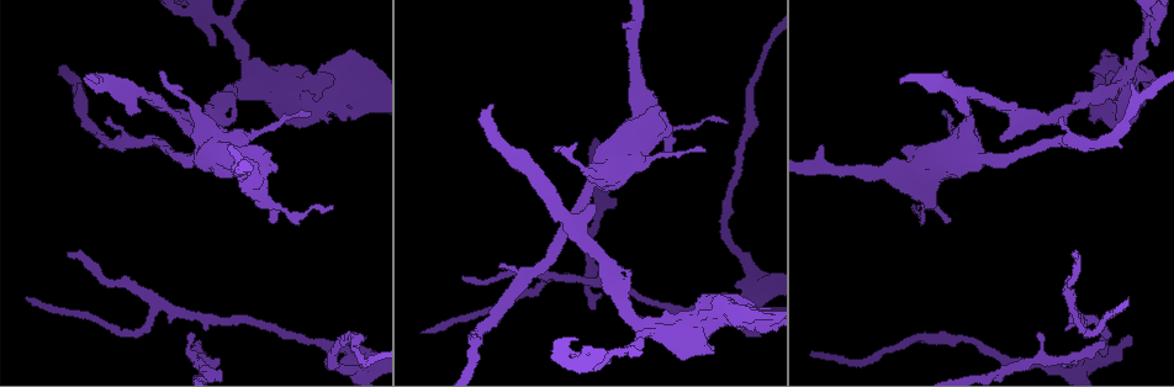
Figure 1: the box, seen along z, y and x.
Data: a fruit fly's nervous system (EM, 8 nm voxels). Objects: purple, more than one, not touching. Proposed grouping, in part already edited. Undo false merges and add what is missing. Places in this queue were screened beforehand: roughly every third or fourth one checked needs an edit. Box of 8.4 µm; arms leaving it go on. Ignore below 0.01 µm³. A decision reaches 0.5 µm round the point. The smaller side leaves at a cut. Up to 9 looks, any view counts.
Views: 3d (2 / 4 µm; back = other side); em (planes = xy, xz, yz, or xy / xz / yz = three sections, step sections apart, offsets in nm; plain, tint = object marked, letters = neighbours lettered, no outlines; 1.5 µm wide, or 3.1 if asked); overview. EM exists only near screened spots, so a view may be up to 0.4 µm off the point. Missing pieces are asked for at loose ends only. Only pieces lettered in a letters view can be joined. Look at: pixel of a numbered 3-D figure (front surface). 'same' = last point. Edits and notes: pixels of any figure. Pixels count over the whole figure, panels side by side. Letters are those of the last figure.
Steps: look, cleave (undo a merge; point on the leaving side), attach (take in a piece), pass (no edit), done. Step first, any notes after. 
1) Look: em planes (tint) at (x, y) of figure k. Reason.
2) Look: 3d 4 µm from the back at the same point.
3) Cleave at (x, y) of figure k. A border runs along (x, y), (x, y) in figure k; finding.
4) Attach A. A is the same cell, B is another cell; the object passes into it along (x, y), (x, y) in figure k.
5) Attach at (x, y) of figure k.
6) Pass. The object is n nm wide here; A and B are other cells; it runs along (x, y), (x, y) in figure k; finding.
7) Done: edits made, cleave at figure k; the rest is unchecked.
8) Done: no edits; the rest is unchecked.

Look: em planes (tint) at (615, 352) of figure 1. Sharp bend.

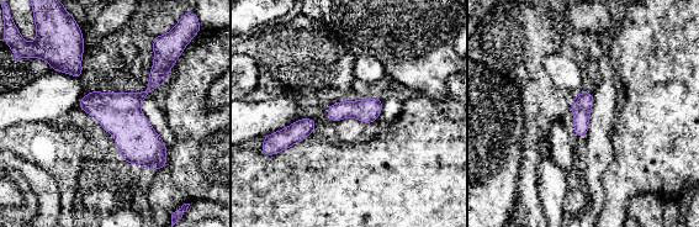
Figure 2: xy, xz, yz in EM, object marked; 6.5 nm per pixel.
Look: em planes (letters) at the same point. See the neighbours.

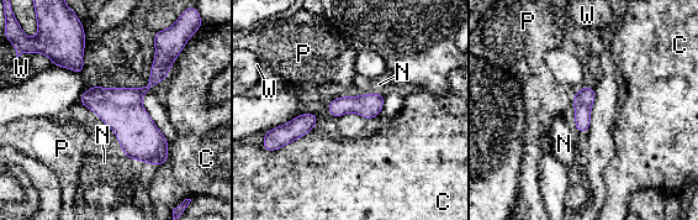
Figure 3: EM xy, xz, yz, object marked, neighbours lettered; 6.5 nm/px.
Pass. C, N, P and W are other cells; it runs along (162, 53), (136, 99), (156, 162) in figure 3; all the same neuron.

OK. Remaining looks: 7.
Look: em planes (letters) at (194, 344) of figure 1. Thin end.

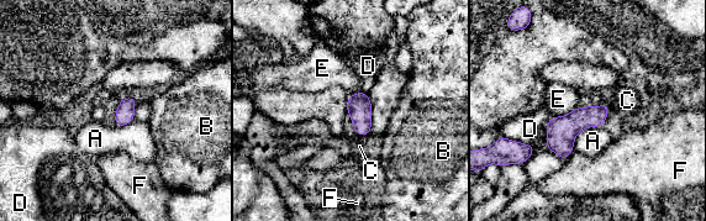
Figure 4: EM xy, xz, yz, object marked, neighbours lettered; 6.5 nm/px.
Attach at (359, 146) of figure 4. The object is 130 nm wide here; C is the same cell, A, B, D, E and F are other cells; the object passes into it along (359, 108), (363, 135), (359, 146) in figure 4; the neuron continues.

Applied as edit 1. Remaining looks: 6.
Look: overview.

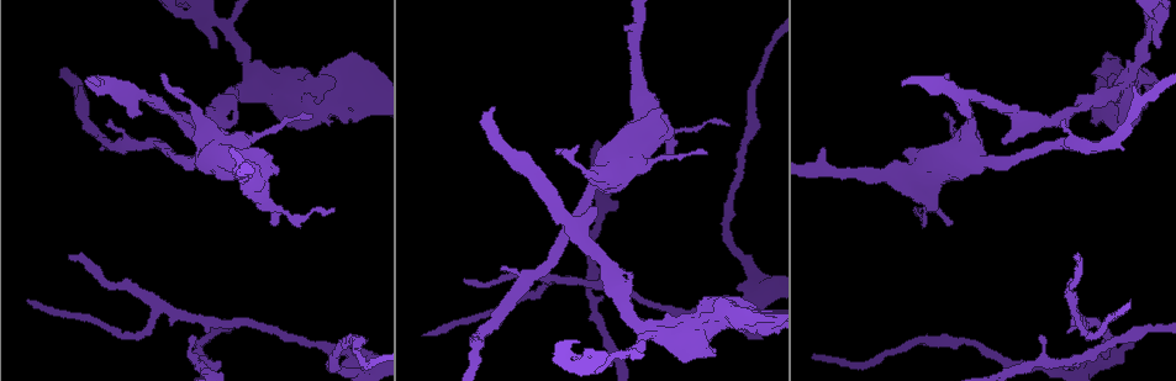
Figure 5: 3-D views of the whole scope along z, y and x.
Look: em xy step 4 (letters) at (1100, 357) of figure 5. A fork.

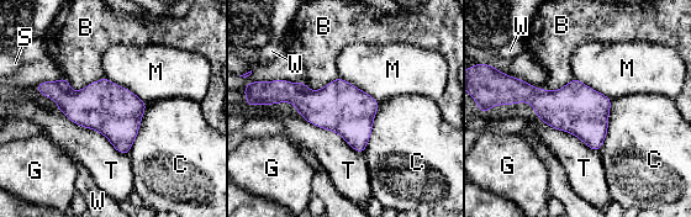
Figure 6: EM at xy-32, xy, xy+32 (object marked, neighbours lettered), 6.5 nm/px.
Look: em planes (letters) at the same point.

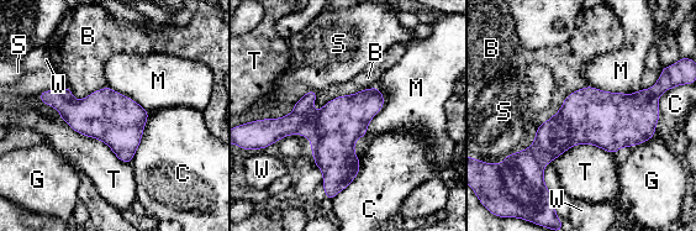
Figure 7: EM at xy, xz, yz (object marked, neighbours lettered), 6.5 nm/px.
Cleave at (66, 93) of figure 7. B, C, G, M, S, T and W are other cells; a border runs along (58, 92), (64, 100), (73, 99) in figure 7; two neurons meet here.

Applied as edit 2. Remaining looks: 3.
Look: overview. See it whole again.

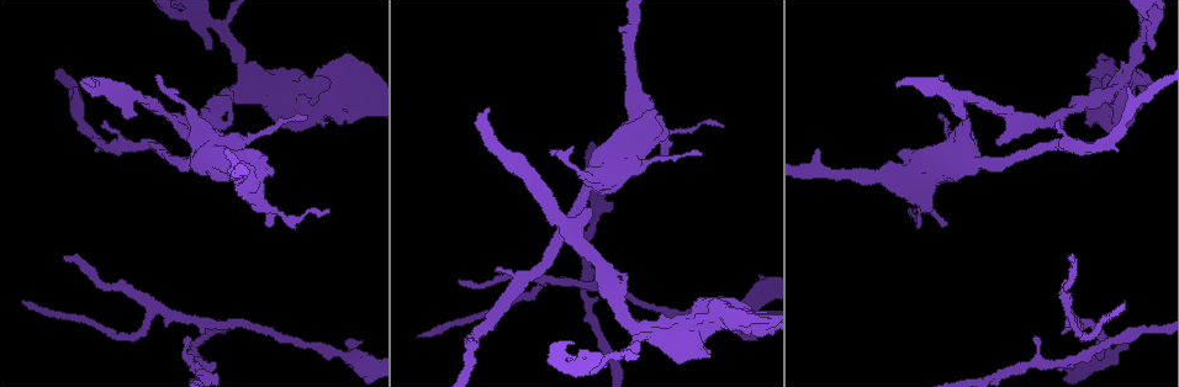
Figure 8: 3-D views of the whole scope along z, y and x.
Look: em planes (letters) at (1124, 302) of figure 8. End of a long branch.

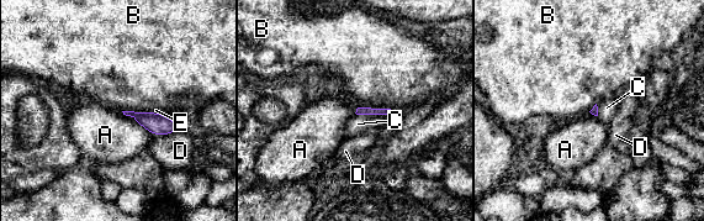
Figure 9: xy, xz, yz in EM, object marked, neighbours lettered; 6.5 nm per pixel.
Attach at (358, 124) of figure 9. C is the same cell, A, B, D and E are other cells; it goes on there.

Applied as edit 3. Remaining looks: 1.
Done: edits made, attach at figure 4, cleave at figure 7, attach at figure 9; the rest is unchecked.

